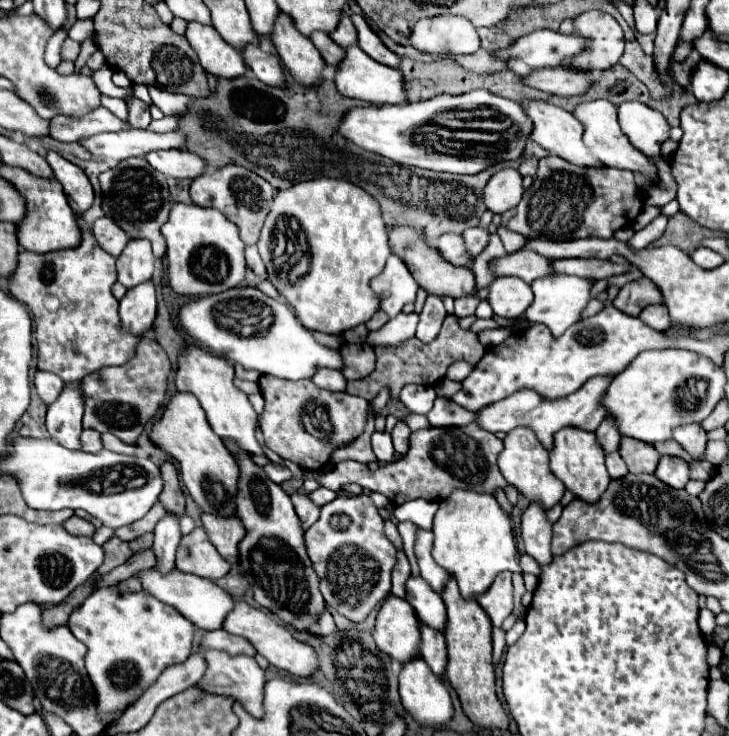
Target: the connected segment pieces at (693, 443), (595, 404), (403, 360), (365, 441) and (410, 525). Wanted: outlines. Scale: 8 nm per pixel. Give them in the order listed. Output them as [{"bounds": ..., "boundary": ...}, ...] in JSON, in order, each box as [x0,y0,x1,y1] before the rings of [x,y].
[{"bounds":[674,424,708,458],"boundary":[[[686,424],[680,428],[674,428],[674,440],[678,444],[682,444],[694,458],[700,458],[708,438],[700,424]]]},{"bounds":[476,376,614,450],"boundary":[[[594,376],[592,380],[586,380],[576,392],[560,398],[560,400],[546,400],[538,396],[532,390],[520,390],[496,404],[488,404],[488,408],[482,408],[476,412],[476,424],[480,424],[488,432],[510,432],[518,426],[530,426],[538,440],[544,444],[546,450],[552,446],[552,436],[564,426],[576,426],[582,430],[596,430],[600,422],[606,416],[606,408],[602,406],[602,398],[610,386],[610,380],[614,376]]]},{"bounds":[346,316,486,400],"boundary":[[[446,316],[444,324],[442,324],[442,330],[440,330],[440,336],[434,342],[424,344],[424,342],[416,340],[416,346],[410,348],[410,350],[376,346],[374,352],[376,352],[376,368],[374,368],[374,372],[368,378],[362,378],[362,380],[348,380],[348,384],[346,384],[348,394],[372,400],[382,388],[390,388],[390,398],[398,398],[404,384],[432,386],[438,380],[442,380],[452,362],[464,360],[464,362],[474,366],[484,356],[486,348],[480,344],[478,336],[472,330],[462,330],[458,326],[456,316]]]},{"bounds":[332,412,376,464],"boundary":[[[370,412],[368,416],[368,426],[366,426],[366,432],[356,438],[352,444],[336,450],[332,454],[332,464],[338,464],[338,462],[344,462],[344,460],[356,460],[356,462],[362,462],[362,464],[370,464],[370,462],[376,462],[376,456],[370,448],[370,436],[372,436],[372,430],[374,430],[374,412]]]},{"bounds":[398,522,420,576],"boundary":[[[400,522],[398,530],[400,530],[400,536],[404,540],[404,552],[406,552],[408,560],[410,560],[411,575],[419,576],[420,570],[418,564],[416,564],[416,556],[414,556],[414,538],[416,538],[418,526],[414,522]]]}]

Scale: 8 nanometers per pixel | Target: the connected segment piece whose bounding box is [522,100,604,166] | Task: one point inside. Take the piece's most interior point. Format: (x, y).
(553, 128)

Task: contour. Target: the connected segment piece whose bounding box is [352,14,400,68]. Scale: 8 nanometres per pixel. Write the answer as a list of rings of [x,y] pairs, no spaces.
[[[354,14],[354,16],[352,16],[352,22],[354,22],[356,30],[358,30],[358,46],[360,46],[370,58],[374,58],[374,60],[380,62],[380,64],[398,68],[400,56],[394,54],[392,50],[388,50],[388,48],[384,46],[384,42],[380,40],[380,36],[366,24],[364,16],[356,16],[356,14]]]

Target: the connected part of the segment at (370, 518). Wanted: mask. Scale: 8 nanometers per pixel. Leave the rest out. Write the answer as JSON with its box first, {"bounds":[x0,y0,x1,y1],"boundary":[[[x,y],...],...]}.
{"bounds":[306,496,396,622],"boundary":[[[338,496],[322,506],[320,518],[306,530],[308,556],[320,576],[324,600],[352,622],[364,622],[390,594],[396,548],[384,534],[384,518],[370,496]]]}

